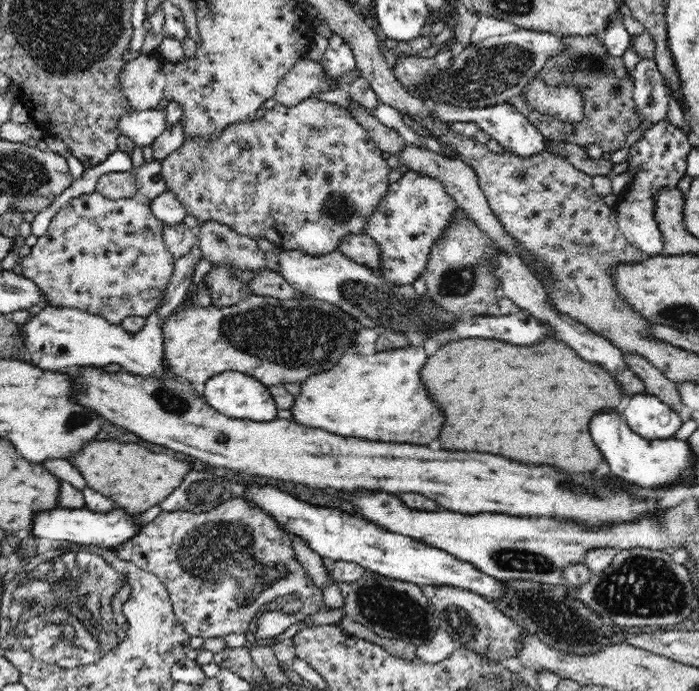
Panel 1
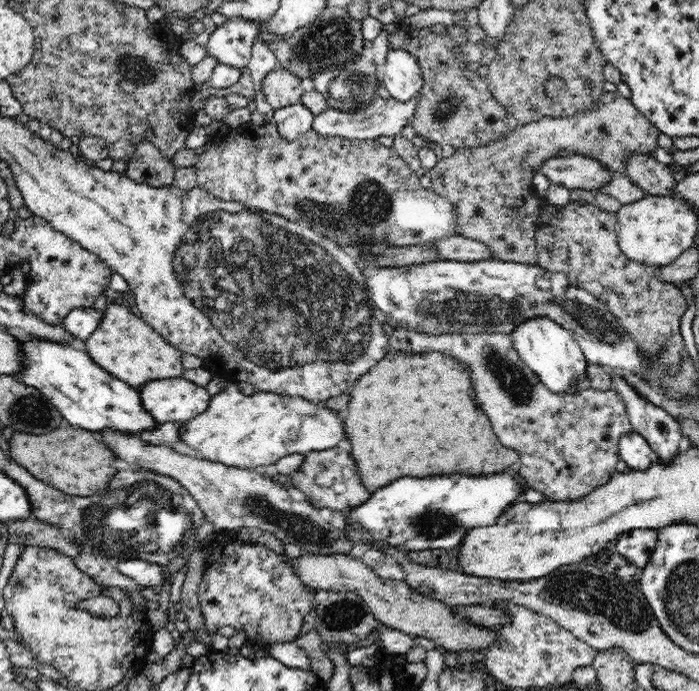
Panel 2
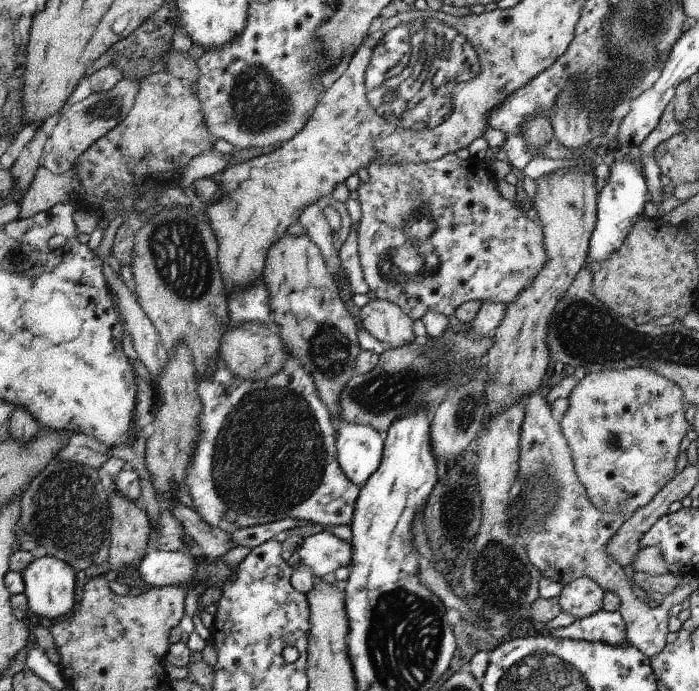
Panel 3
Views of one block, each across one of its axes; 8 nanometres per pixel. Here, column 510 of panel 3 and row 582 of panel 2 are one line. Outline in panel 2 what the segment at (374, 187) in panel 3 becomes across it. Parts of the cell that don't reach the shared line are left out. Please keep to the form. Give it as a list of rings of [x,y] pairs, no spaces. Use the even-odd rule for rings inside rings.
[[[224,529],[218,532],[216,542],[212,542],[213,551],[206,563],[210,568],[202,574],[198,596],[201,604],[204,630],[207,634],[216,635],[220,628],[233,626],[237,631],[244,630],[253,646],[266,647],[271,643],[292,642],[299,636],[300,627],[304,624],[304,616],[319,601],[312,591],[295,575],[293,566],[266,547],[234,541],[234,530]]]

